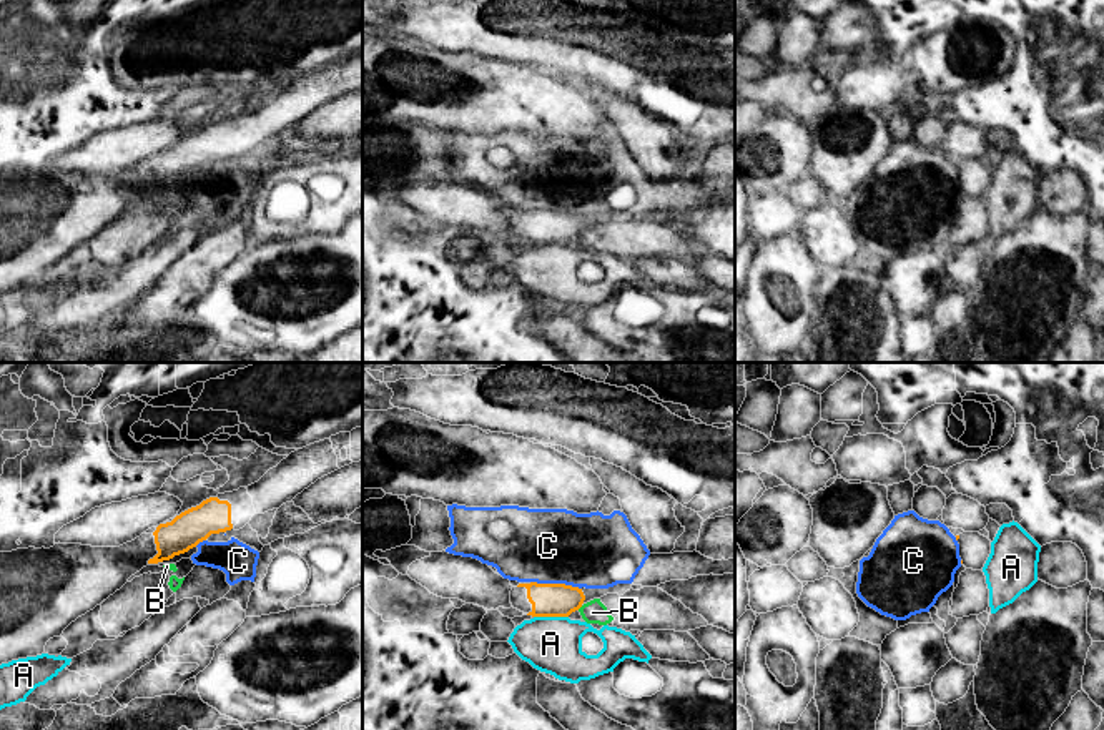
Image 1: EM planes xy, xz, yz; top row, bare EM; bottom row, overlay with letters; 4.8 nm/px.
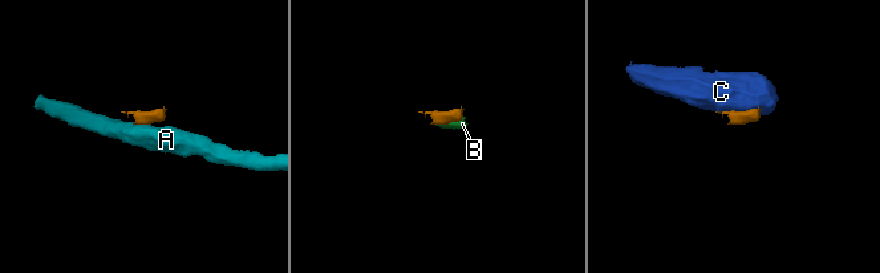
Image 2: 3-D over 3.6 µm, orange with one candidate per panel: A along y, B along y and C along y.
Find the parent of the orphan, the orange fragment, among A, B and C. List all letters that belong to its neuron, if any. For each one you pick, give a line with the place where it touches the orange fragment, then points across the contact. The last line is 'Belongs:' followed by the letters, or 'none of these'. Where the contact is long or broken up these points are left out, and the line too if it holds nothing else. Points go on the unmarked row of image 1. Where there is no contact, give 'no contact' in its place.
Belongs: none of these

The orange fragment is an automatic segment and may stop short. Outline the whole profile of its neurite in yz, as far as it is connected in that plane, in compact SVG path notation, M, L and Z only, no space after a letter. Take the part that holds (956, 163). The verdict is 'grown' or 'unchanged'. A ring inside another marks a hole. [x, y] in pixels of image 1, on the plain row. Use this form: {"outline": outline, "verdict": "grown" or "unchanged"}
{"outline": "M963 160L956 163L959 171L961 193L973 198L983 198L989 181L991 168L979 160Z", "verdict": "grown"}

